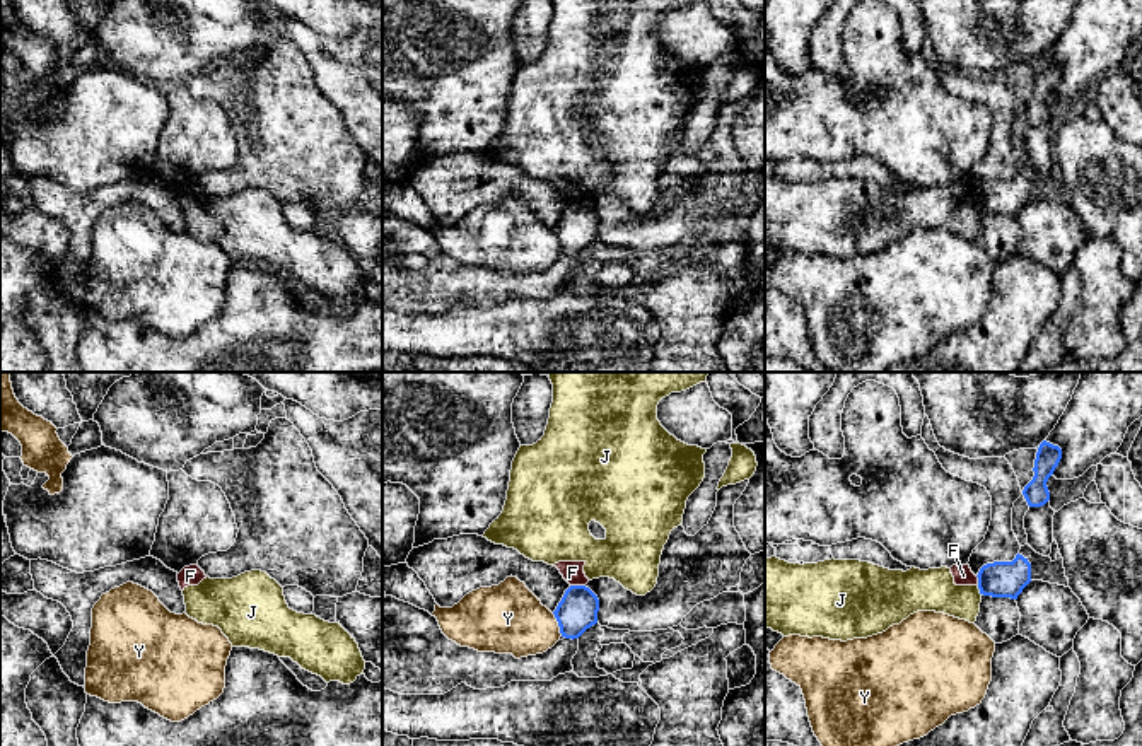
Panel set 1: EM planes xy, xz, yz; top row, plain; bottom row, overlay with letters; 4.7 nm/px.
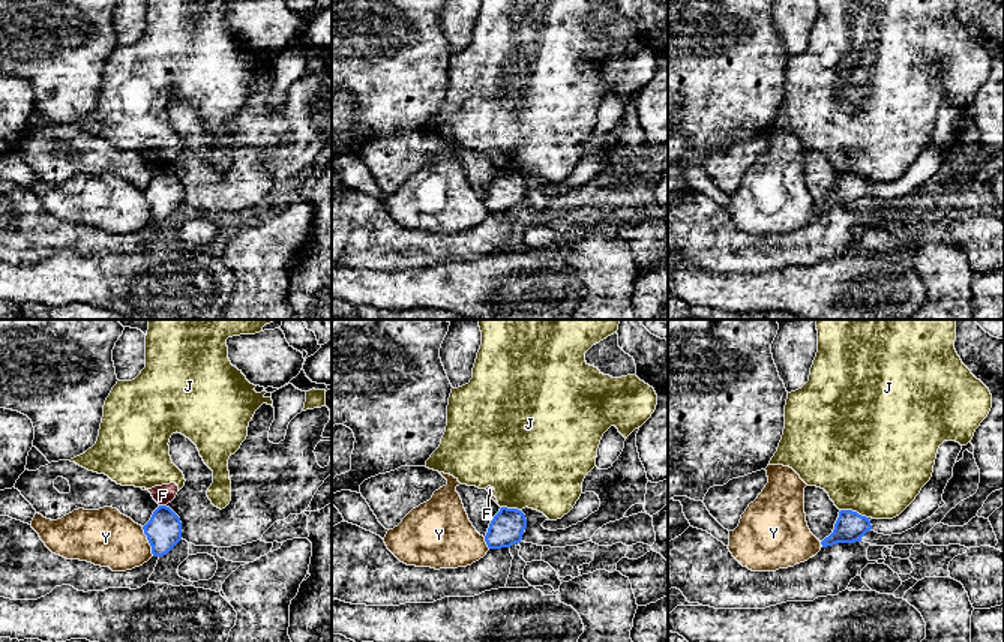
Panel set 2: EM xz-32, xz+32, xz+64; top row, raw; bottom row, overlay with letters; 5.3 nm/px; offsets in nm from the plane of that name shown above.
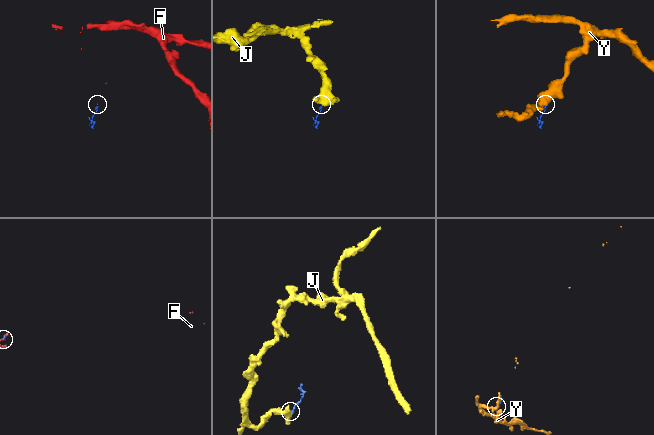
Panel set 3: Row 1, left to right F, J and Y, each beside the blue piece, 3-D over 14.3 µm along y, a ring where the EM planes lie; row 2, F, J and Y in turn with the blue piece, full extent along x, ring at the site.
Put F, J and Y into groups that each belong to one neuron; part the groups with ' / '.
F J / Y

